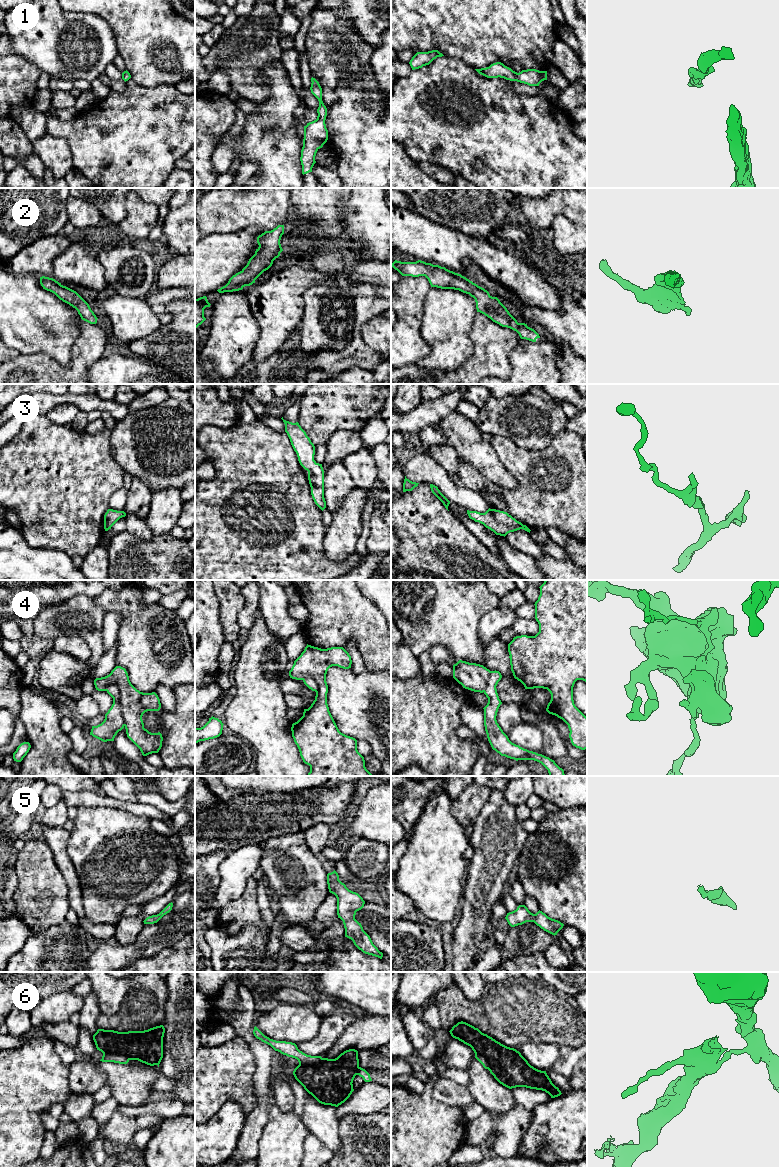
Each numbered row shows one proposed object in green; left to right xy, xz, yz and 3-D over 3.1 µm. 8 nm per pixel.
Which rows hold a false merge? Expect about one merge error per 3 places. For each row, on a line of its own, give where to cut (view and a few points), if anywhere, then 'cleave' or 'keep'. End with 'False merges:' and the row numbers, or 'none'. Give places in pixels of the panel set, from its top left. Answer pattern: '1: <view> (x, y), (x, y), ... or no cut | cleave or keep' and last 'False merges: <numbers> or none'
1: no cut | keep
2: no cut | keep
3: no cut | keep
4: xy (112, 679), (119, 691), (119, 706), (125, 725) | cleave
5: no cut | keep
6: xy (103, 1053), (121, 1053), (129, 1059) | cleave
False merges: 4, 6

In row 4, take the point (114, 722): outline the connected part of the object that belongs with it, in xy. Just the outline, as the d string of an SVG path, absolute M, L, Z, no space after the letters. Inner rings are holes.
M112 680L106 691L113 698L113 704L105 714L104 721L97 726L92 726L90 732L90 735L103 742L114 741L117 733L125 726L125 721L119 703L120 691L117 683Z

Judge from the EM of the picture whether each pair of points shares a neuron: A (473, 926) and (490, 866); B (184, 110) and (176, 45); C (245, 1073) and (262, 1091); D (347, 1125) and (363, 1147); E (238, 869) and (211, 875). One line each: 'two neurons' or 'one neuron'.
A: one neuron
B: two neurons
C: two neurons
D: one neuron
E: two neurons

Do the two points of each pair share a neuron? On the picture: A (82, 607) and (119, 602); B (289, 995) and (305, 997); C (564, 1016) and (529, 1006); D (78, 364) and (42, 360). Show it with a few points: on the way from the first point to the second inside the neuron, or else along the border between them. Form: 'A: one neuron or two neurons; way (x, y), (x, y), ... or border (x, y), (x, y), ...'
A: two neurons; border (92, 598), (105, 613)
B: one neuron; way (293, 995), (301, 997)
C: one neuron; way (555, 1016), (542, 1016), (538, 1013)
D: one neuron; way (69, 371), (53, 371), (51, 369)

